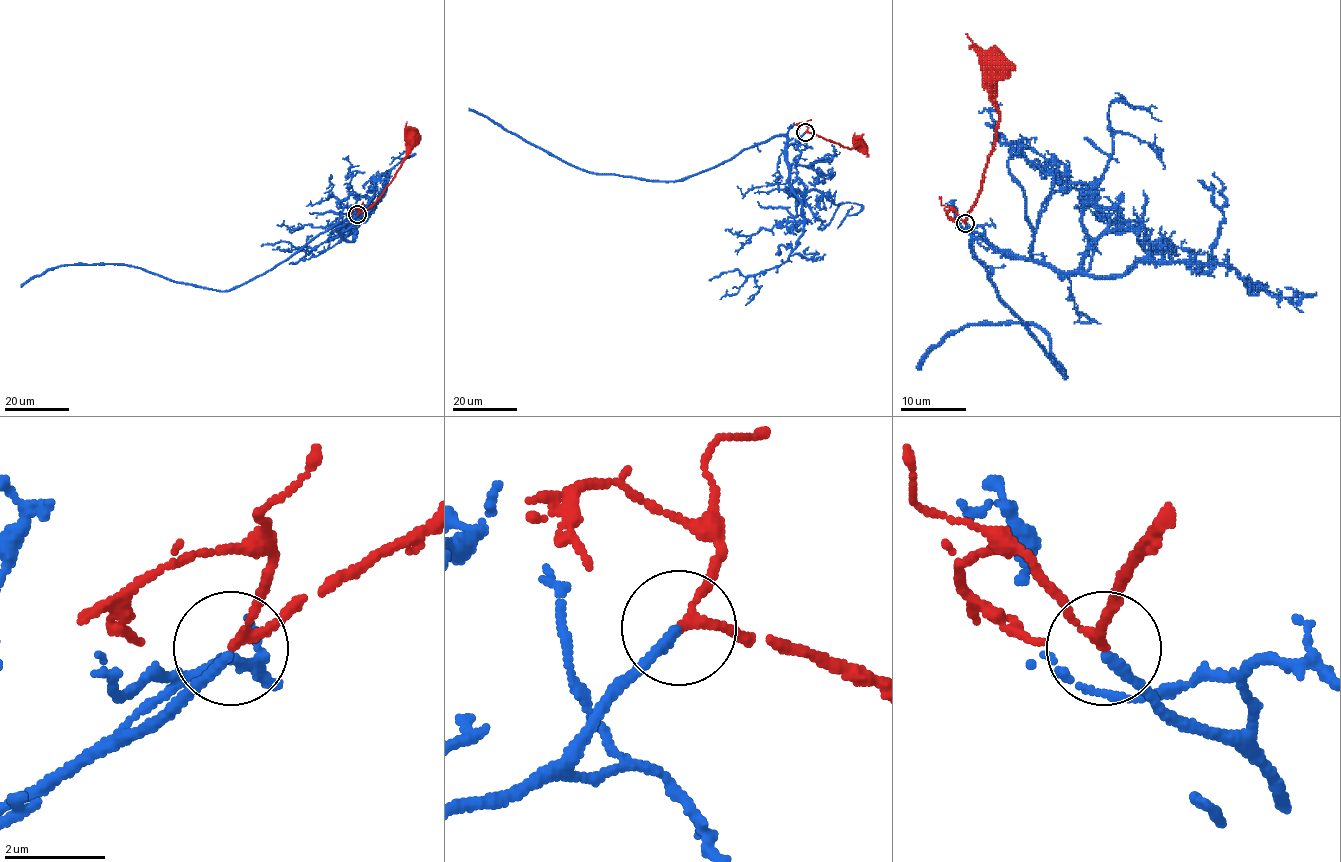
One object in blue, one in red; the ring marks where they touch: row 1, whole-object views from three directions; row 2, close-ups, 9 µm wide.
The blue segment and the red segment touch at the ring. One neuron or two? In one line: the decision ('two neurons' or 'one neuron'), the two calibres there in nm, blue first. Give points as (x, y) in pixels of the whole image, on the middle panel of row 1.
one neuron | 200/150 nm

